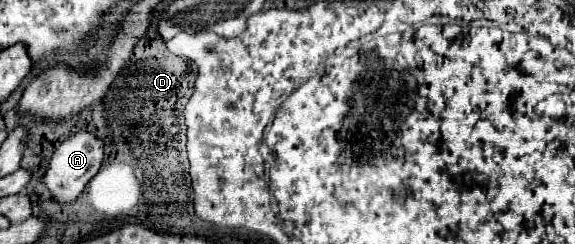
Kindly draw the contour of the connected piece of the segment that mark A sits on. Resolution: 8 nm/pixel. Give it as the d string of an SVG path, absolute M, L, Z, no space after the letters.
M79 132L71 138L67 138L53 154L49 168L43 176L43 184L47 186L47 190L51 192L51 198L55 202L67 204L67 202L75 202L81 192L85 190L87 182L99 172L101 168L101 158L103 158L103 142L99 138L95 138L89 132Z

